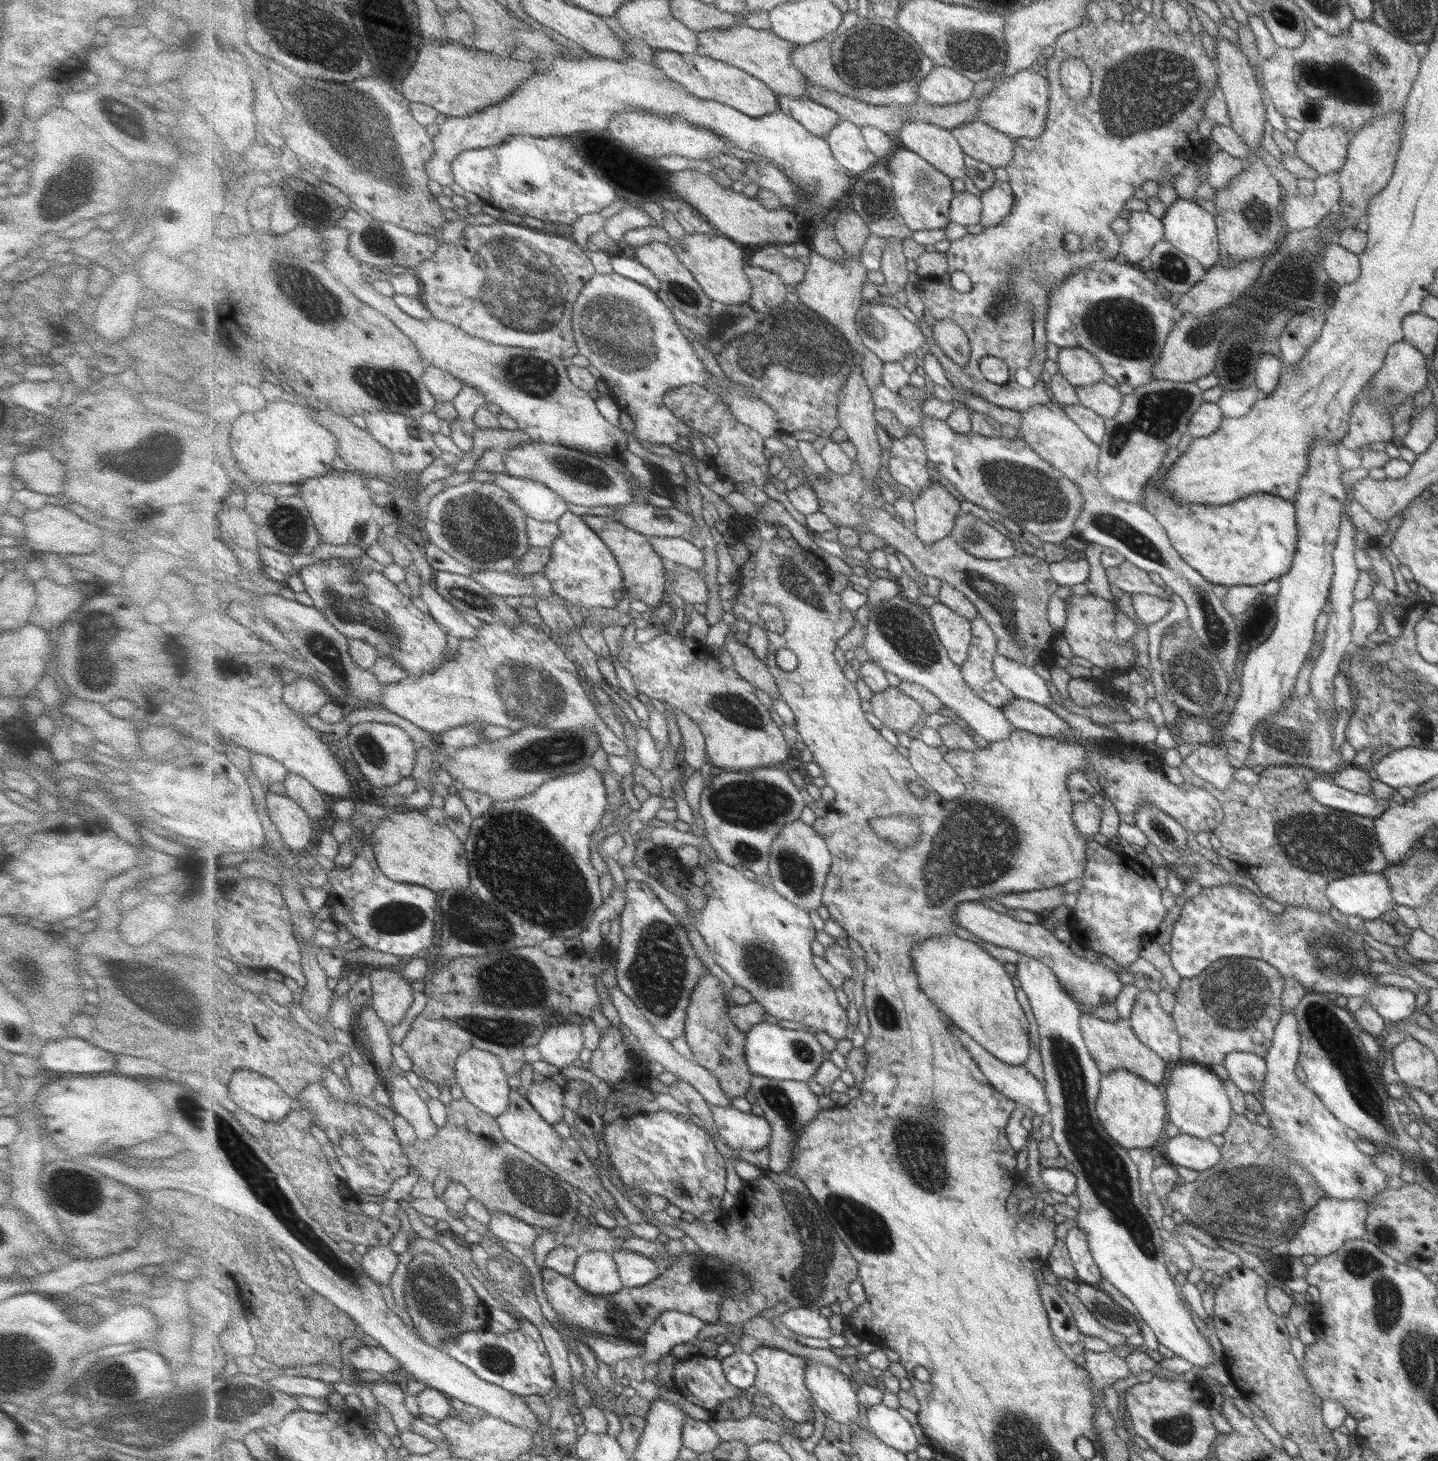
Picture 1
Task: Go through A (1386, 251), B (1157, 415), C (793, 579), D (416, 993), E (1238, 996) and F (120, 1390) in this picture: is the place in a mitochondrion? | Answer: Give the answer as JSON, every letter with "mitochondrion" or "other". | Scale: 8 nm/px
{"A":"other","B":"mitochondrion","C":"mitochondrion","D":"other","E":"mitochondrion","F":"mitochondrion"}

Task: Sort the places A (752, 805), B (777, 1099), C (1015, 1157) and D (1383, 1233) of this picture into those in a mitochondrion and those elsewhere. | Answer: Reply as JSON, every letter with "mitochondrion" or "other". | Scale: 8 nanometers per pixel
{"A":"mitochondrion","B":"mitochondrion","C":"other","D":"mitochondrion"}

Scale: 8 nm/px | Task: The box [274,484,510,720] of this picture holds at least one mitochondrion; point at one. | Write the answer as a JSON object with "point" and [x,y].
{"point":[348,596]}

